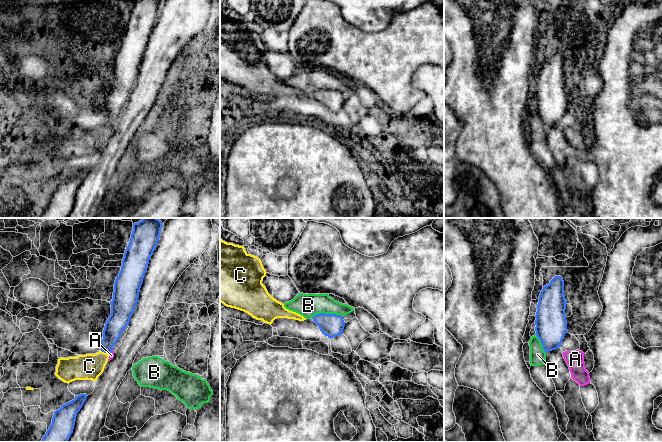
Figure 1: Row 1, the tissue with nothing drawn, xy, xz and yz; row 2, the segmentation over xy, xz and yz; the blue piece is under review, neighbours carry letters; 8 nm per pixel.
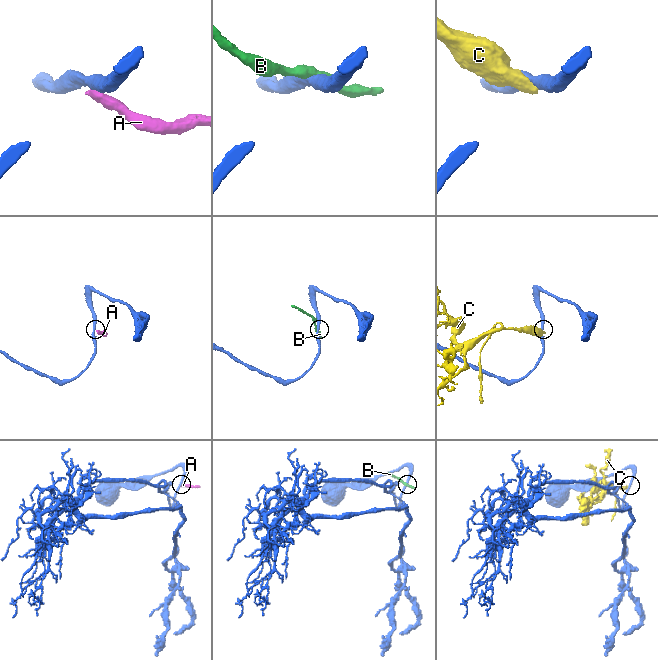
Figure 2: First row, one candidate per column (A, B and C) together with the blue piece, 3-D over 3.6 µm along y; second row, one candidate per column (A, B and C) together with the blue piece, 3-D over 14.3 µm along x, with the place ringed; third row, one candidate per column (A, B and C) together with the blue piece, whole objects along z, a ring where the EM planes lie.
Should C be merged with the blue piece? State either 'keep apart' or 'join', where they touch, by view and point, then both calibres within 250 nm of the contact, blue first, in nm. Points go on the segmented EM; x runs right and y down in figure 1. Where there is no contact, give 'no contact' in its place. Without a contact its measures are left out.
keep apart; contact xy (104, 352); calibres 160 and 200 nm

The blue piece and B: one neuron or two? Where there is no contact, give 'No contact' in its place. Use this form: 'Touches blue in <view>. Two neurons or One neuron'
Touches blue in xz. Two neurons

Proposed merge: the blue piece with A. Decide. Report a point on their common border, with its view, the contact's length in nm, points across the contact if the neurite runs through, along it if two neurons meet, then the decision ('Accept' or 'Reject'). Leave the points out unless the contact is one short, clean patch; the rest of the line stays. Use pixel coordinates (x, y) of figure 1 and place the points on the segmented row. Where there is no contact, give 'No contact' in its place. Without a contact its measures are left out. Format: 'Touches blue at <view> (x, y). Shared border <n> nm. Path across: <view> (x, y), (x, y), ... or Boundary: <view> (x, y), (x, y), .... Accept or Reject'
Touches blue at xy (110, 351). Shared border 50 nm. Boundary: xy (112, 350), (108, 354). Reject

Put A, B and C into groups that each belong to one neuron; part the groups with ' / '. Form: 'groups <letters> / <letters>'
groups A C / B

